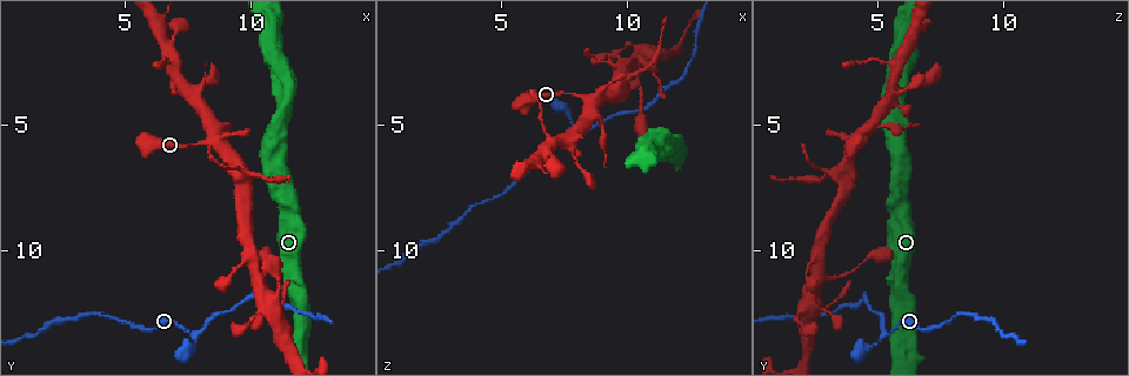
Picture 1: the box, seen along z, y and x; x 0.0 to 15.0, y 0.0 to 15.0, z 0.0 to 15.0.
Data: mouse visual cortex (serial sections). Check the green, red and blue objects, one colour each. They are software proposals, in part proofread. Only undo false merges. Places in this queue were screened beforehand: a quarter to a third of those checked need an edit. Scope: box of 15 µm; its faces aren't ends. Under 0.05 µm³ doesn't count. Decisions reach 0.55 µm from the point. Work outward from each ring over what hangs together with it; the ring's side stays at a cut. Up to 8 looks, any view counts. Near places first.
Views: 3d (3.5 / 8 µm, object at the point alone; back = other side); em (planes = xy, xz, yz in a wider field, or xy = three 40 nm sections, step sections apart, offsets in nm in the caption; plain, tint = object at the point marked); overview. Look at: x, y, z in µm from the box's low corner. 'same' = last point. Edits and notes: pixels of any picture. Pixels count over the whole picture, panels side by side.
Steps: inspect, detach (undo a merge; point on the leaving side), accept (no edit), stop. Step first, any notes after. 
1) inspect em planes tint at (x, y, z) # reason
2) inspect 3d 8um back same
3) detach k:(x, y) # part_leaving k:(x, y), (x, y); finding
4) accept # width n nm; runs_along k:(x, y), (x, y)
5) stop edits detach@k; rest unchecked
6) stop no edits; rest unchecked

inspect 3d 8um at (7.8, 13.3, 5.4) # arms part here

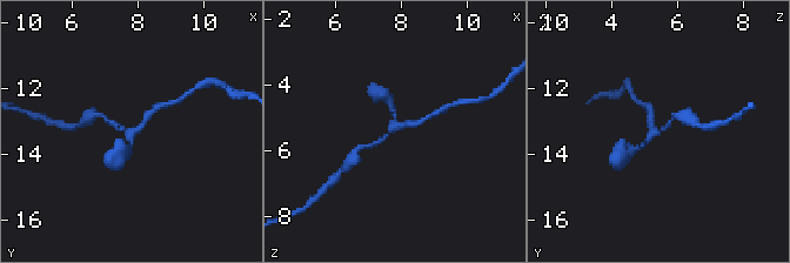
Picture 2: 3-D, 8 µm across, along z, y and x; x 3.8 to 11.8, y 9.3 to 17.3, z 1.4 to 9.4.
inspect 3d 3.5um at (7.7, 13.3, 5.4) # zoom in

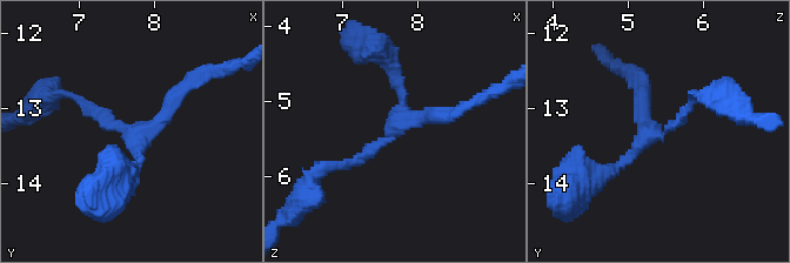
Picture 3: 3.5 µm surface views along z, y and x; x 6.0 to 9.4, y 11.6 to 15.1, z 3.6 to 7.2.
inspect em xy step 3 tint at (7.75, 13.30, 5.30) # arms 3; arm_widths 150, 150, 200 nm; now the EM

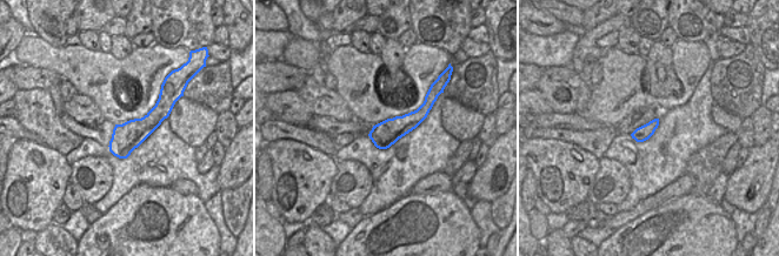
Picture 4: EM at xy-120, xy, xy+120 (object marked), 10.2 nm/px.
accept # runs_along 3:(345, 166), (406, 117), (456, 112); all the same cell

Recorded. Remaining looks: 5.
inspect 3d 3.5um back at (9.6, 6.9, 3.4) # side arm on a straight run

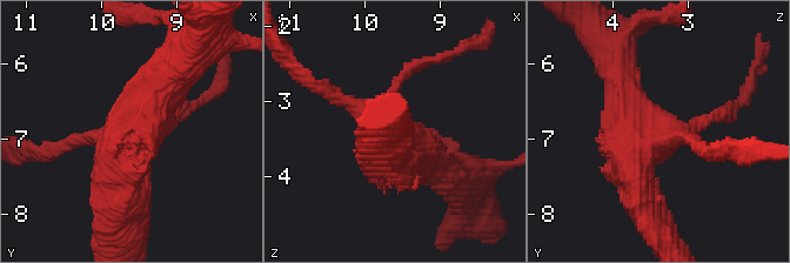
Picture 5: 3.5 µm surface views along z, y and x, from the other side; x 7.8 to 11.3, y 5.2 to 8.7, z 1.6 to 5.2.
inspect em planes tint same # shape alone is not enough

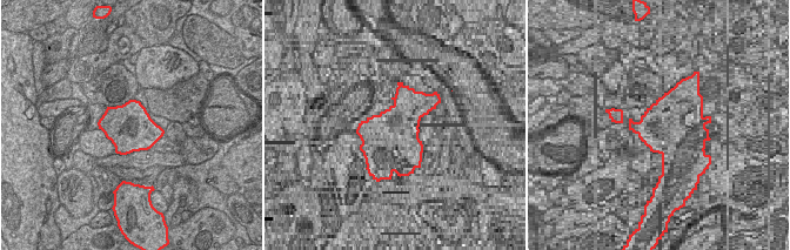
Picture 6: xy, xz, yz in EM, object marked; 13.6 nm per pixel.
accept # width 650 nm; runs_along 5:(173, 73), (126, 145), (119, 209); all the same cell

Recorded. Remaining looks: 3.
inspect 3d 3.5um at (10.3, 11.0, 2.6) # abrupt turn

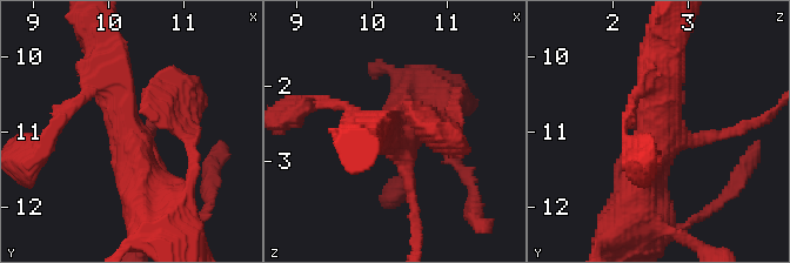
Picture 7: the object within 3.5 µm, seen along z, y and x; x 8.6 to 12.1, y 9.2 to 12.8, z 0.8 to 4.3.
inspect em planes tint at (10.25, 11.10, 2.60) # arms 4; arm_widths 200, 300, 450, 500 nm

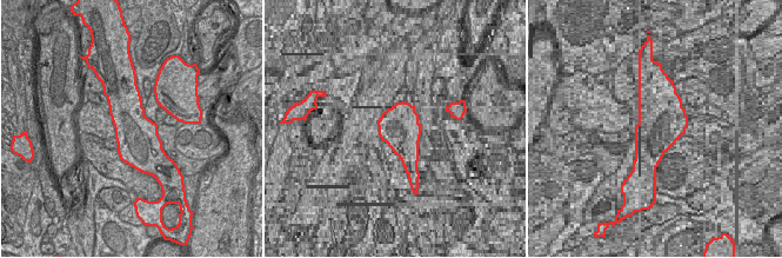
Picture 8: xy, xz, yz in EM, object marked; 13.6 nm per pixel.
accept # runs_along 7:(102, 60), (141, 172), (141, 208); all the same cell

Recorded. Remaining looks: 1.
stop no edits; rest unchecked

